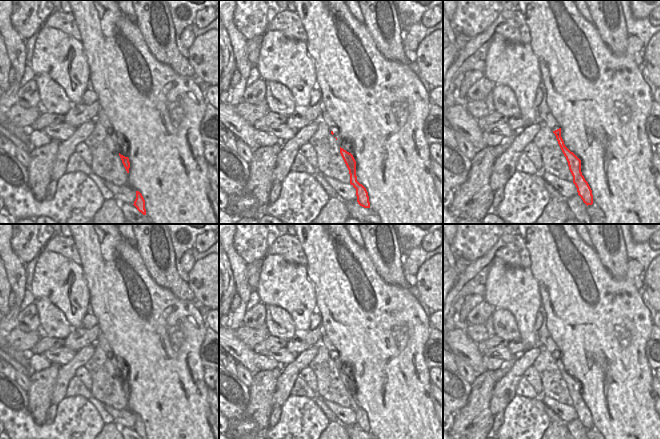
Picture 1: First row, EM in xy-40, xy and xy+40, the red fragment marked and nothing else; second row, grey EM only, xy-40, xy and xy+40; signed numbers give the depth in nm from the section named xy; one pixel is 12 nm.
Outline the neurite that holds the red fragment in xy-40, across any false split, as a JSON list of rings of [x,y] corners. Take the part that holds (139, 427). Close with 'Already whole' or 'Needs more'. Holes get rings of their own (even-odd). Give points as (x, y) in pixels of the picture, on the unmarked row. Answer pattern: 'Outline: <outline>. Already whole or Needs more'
Outline: [[[136,415],[136,423],[133,428],[139,436],[146,439],[145,424],[139,415]]]. Already whole.

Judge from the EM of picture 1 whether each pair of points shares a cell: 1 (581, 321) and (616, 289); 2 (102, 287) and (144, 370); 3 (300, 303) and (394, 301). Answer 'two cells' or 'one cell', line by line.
1: one cell
2: one cell
3: two cells

